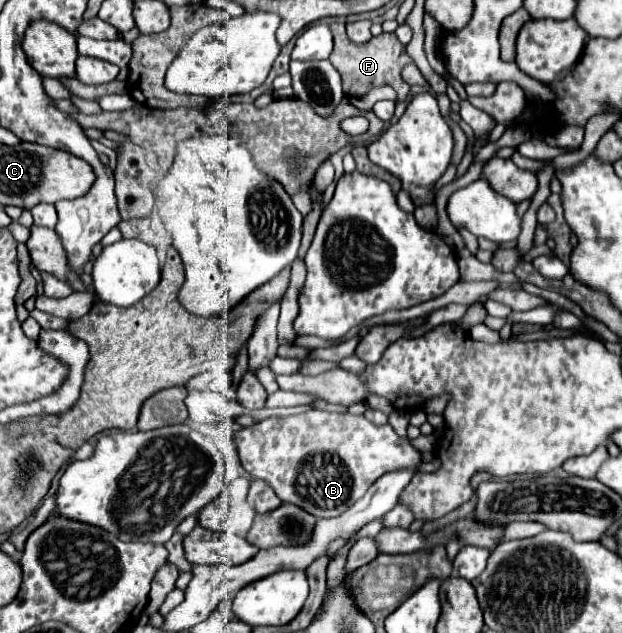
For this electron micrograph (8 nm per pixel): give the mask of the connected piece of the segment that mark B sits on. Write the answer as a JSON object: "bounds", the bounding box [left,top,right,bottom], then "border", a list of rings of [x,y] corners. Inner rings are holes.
{"bounds":[234,410,420,518],"border":[[[310,410],[288,418],[266,418],[238,430],[234,444],[252,478],[266,480],[282,502],[298,504],[318,518],[346,512],[382,474],[420,464],[420,452],[400,438],[390,424],[376,426],[350,412]]]}

